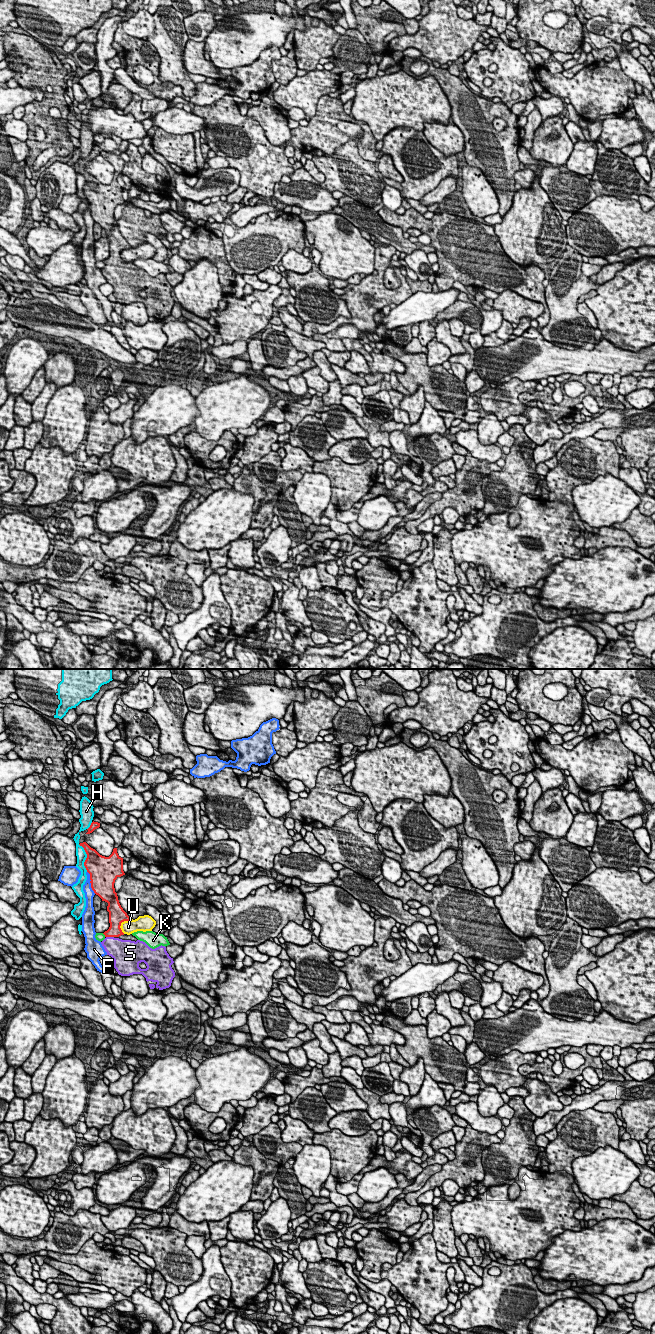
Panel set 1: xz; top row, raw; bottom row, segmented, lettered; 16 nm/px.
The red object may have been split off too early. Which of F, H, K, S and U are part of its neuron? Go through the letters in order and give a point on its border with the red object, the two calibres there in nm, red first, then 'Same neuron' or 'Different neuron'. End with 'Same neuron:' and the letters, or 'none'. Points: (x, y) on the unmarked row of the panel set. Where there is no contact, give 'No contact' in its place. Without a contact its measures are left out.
F: Touches red at xz (90, 210). Thickness 420 nm (red) against 160 nm. Different neuron
H: Touches red at xz (87, 185). Thickness 400 nm (red) against 160 nm. Different neuron
K: Touches red at xz (104, 262). Thickness 200 nm (red) against 130 nm. Different neuron
S: Touches red at xz (110, 264). Thickness 200 nm (red) against 340 nm. Same neuron
U: Touches red at xz (121, 250). Thickness 280 nm (red) against 220 nm. Different neuron
Same neuron: S

